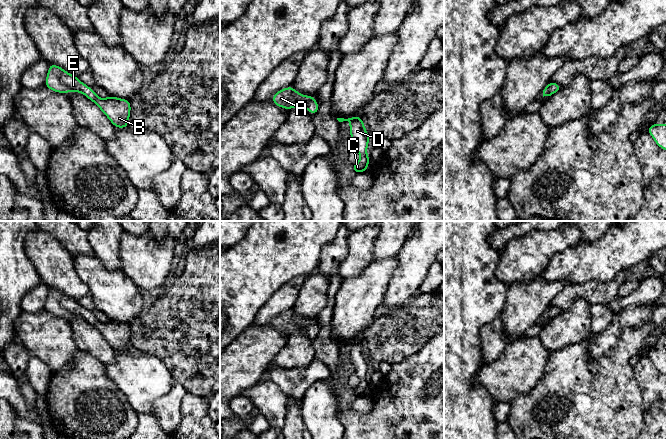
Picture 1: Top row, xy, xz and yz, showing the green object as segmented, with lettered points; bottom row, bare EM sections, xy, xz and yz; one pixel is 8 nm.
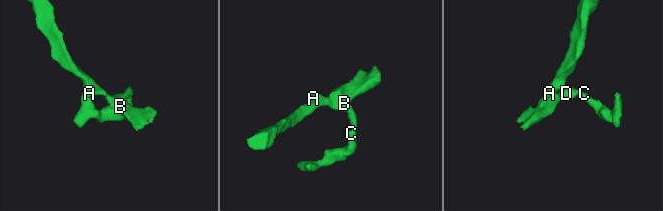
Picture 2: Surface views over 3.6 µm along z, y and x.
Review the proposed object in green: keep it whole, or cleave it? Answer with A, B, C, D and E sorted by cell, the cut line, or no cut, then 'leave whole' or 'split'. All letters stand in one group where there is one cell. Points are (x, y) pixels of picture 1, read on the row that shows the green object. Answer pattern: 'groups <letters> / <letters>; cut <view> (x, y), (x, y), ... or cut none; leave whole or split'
groups A B C D E; cut none; leave whole

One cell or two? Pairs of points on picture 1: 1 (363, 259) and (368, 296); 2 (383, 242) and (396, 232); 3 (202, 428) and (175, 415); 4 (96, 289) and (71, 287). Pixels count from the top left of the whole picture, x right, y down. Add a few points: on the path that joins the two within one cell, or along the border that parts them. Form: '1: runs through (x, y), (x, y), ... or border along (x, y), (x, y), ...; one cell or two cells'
1: border along (372, 260), (360, 273), (343, 279); two cells
2: runs through (386, 242), (393, 235); one cell
3: border along (185, 395), (181, 404), (181, 422), (176, 428); two cells
4: border along (75, 268), (79, 278), (87, 286), (89, 294); two cells

